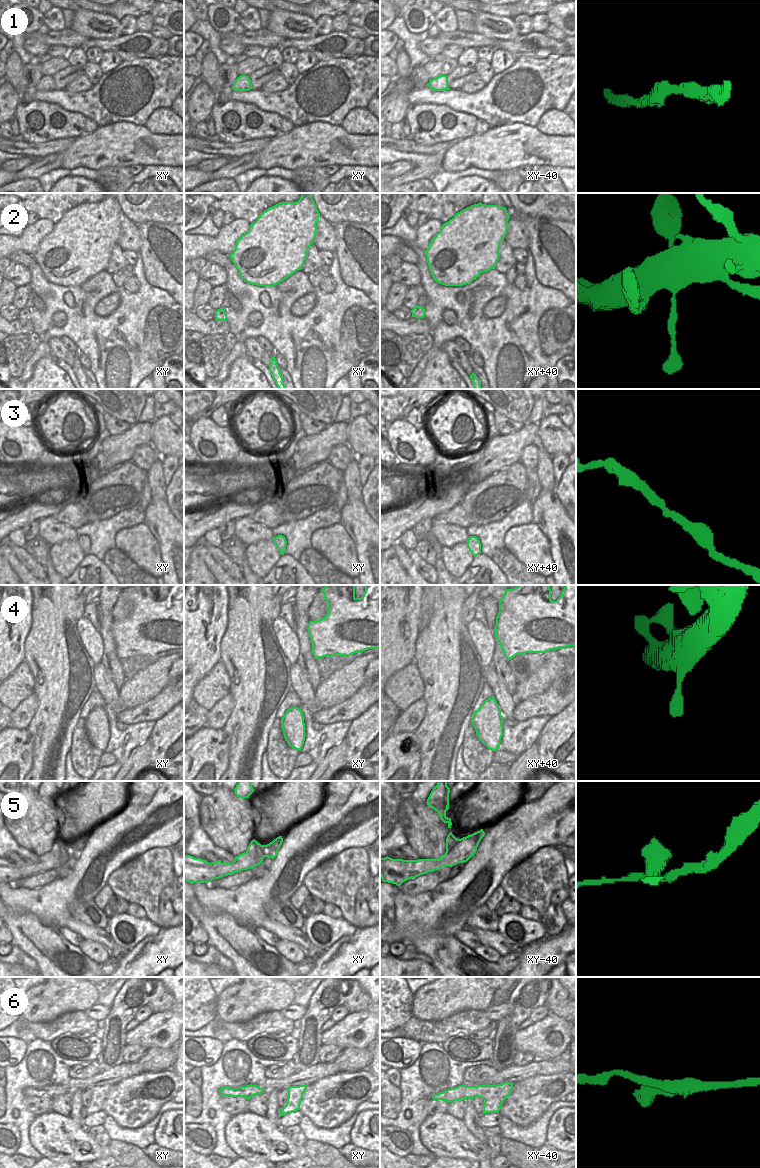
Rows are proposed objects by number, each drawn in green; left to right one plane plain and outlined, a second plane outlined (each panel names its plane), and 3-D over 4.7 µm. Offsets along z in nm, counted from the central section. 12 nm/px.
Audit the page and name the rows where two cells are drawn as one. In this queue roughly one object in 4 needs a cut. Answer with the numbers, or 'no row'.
no row

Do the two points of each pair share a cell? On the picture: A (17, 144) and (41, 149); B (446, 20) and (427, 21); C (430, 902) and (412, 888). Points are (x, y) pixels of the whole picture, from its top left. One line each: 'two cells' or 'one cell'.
A: one cell
B: two cells
C: two cells

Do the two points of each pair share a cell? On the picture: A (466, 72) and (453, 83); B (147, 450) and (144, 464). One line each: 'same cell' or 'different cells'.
A: same cell
B: same cell

